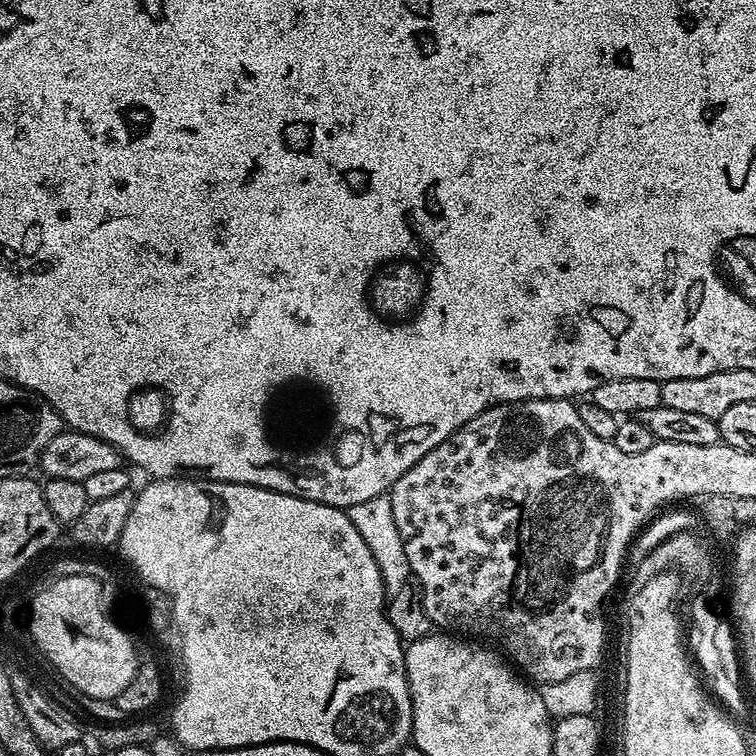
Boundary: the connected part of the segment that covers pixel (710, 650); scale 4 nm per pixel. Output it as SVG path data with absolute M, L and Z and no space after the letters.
M700 594L696 595L690 606L690 628L694 638L690 646L692 646L692 654L697 661L705 667L702 671L702 680L707 691L721 704L724 710L728 711L733 717L742 718L748 706L742 694L740 686L740 670L742 666L739 659L739 651L737 649L737 639L733 631L733 625L729 619L723 616Z

